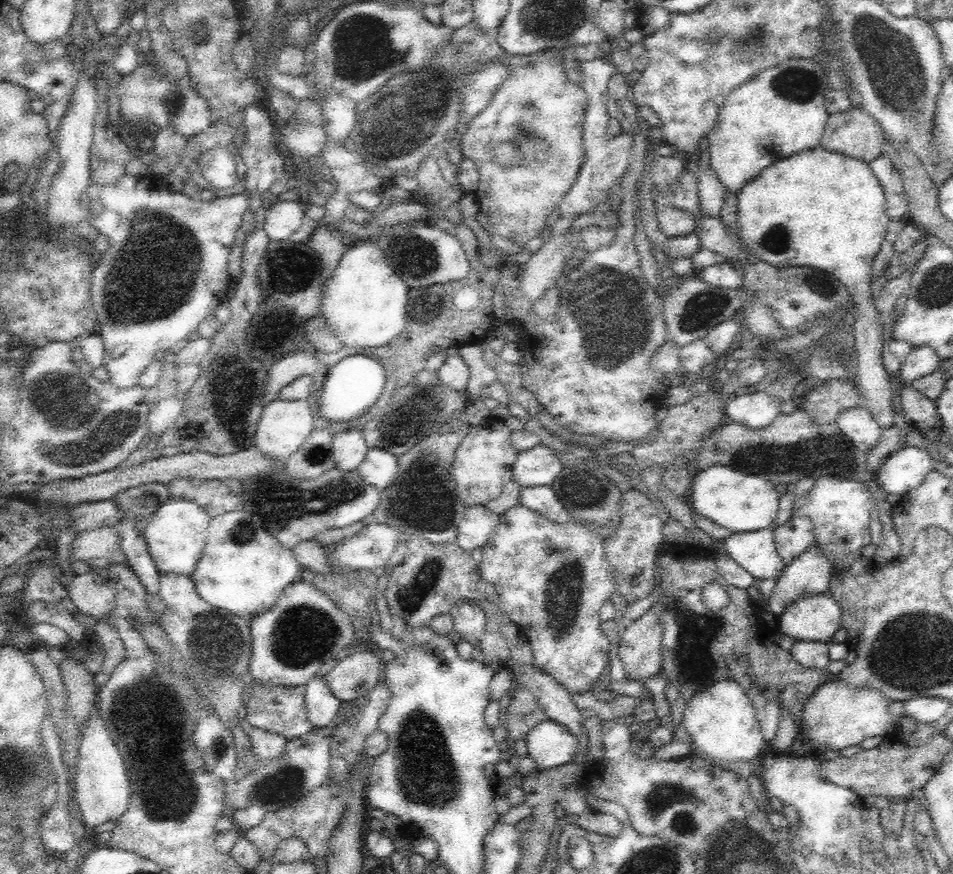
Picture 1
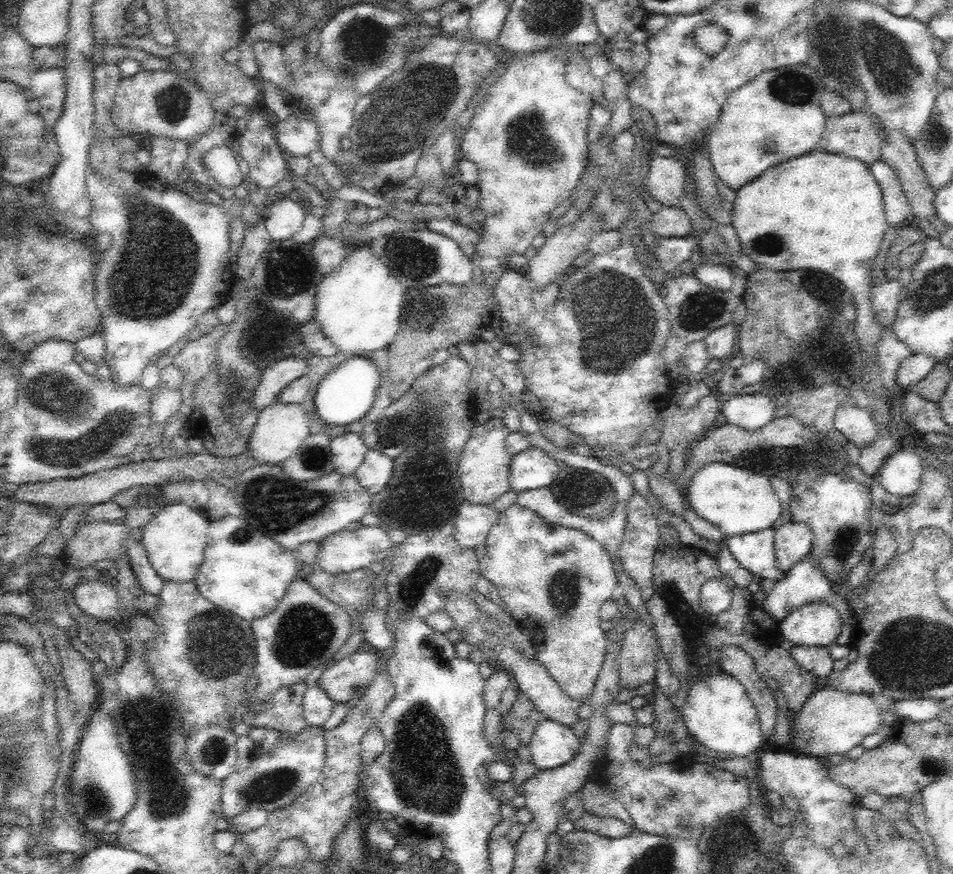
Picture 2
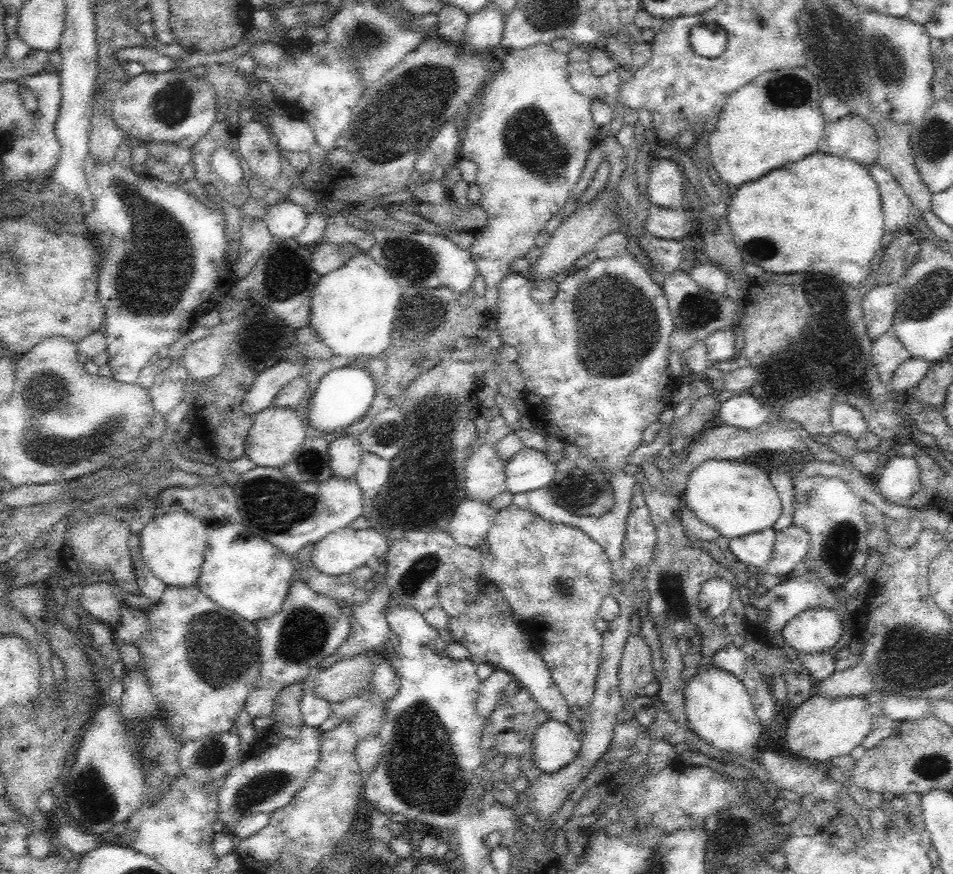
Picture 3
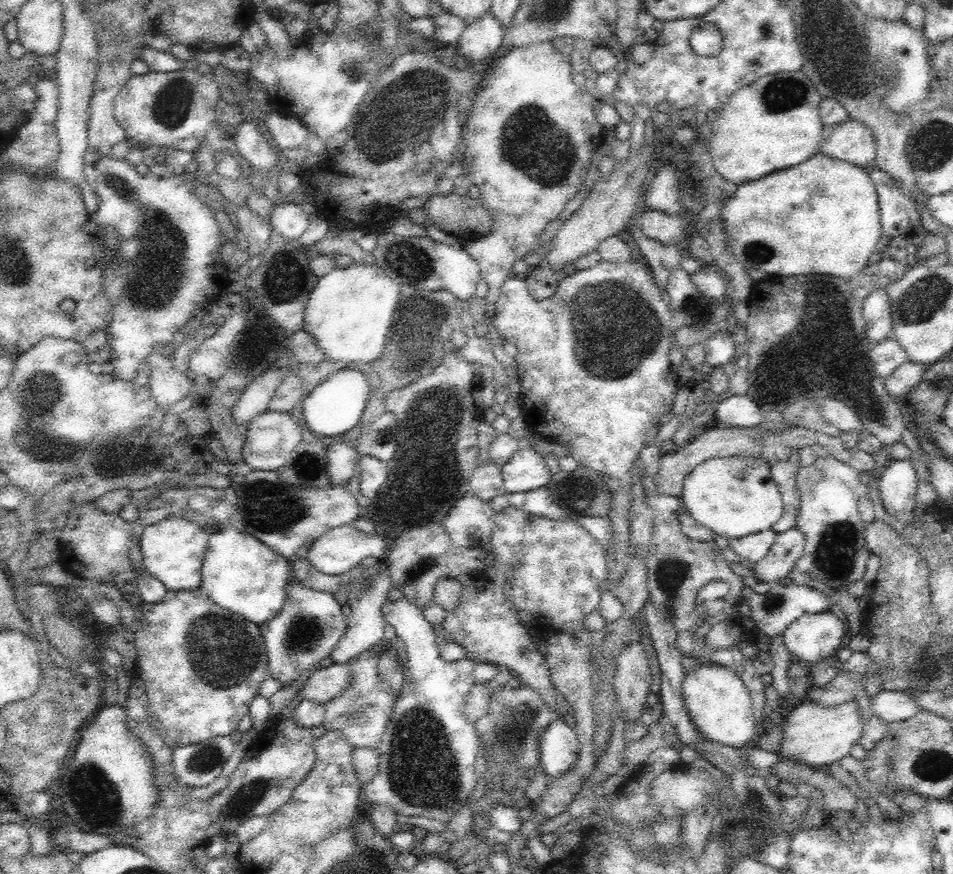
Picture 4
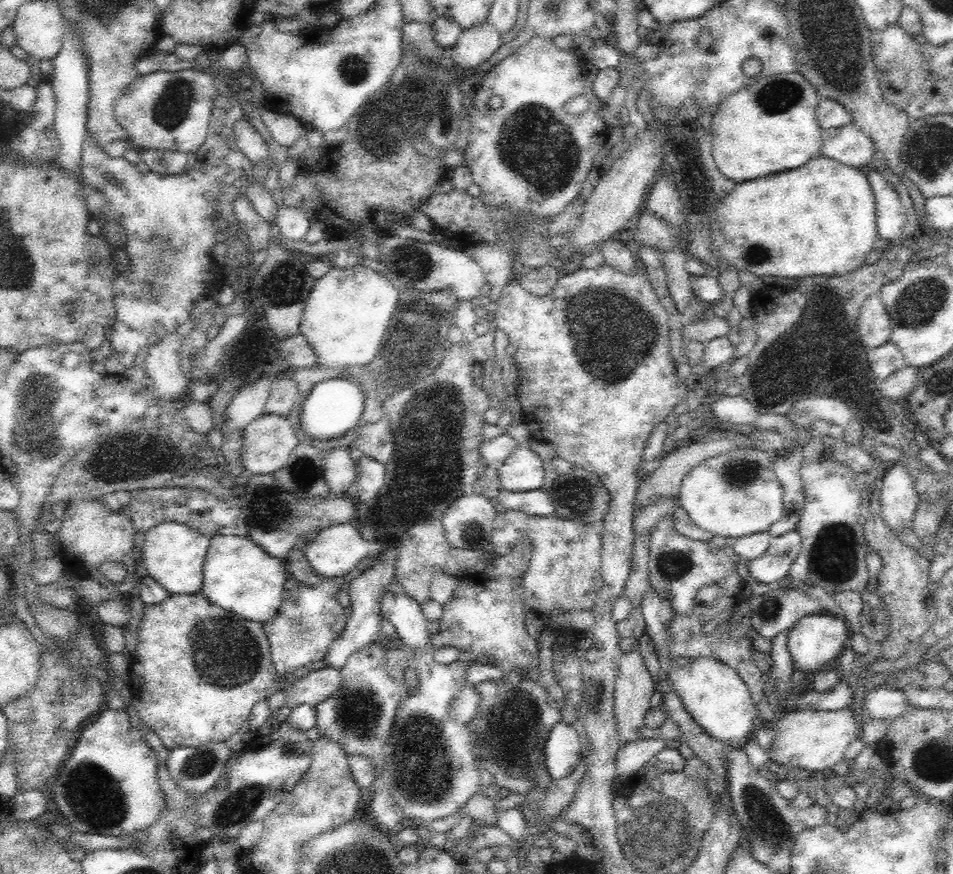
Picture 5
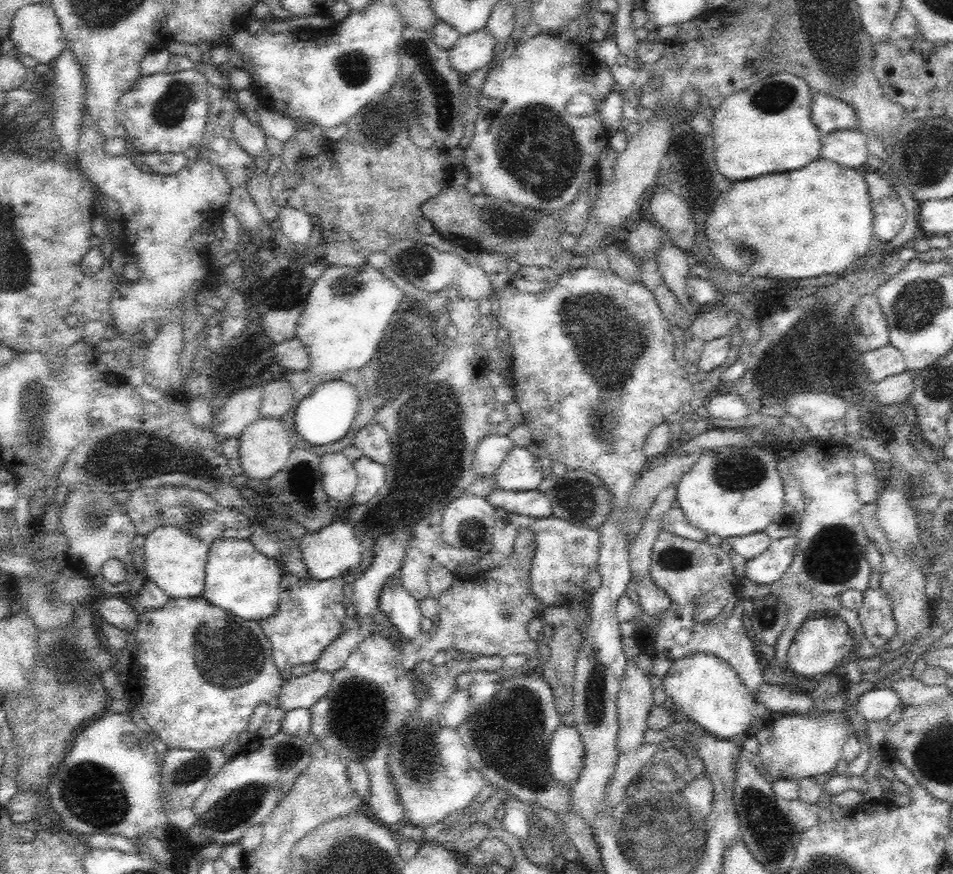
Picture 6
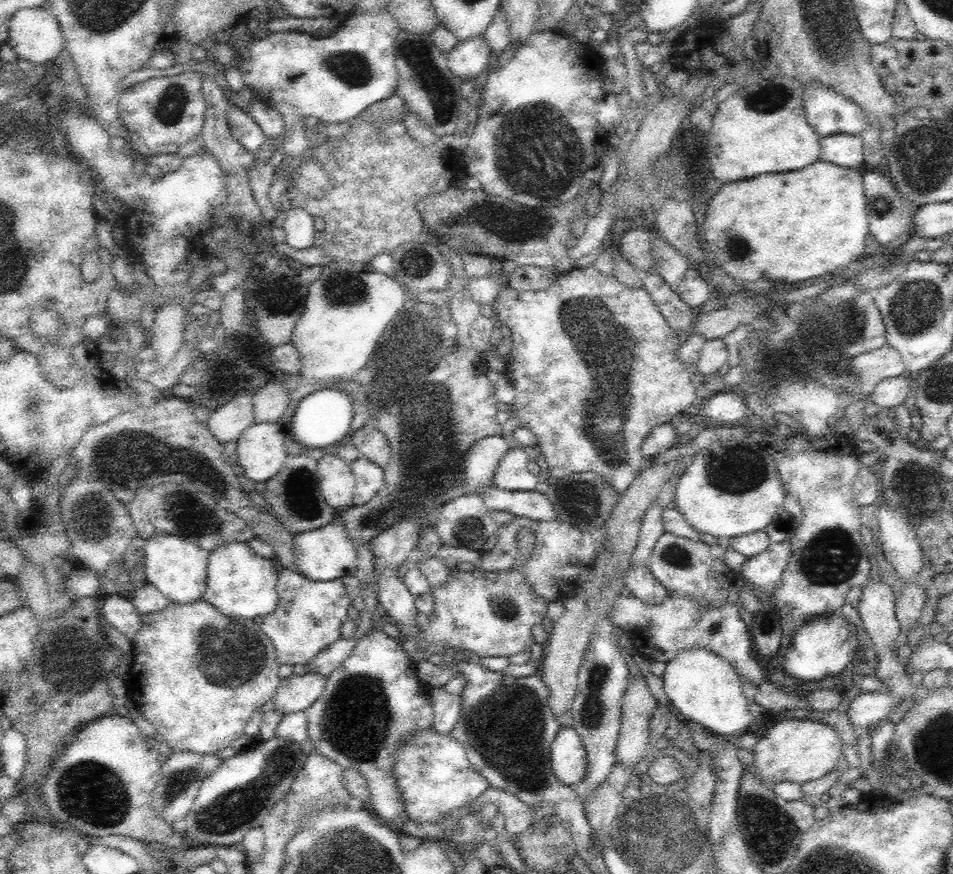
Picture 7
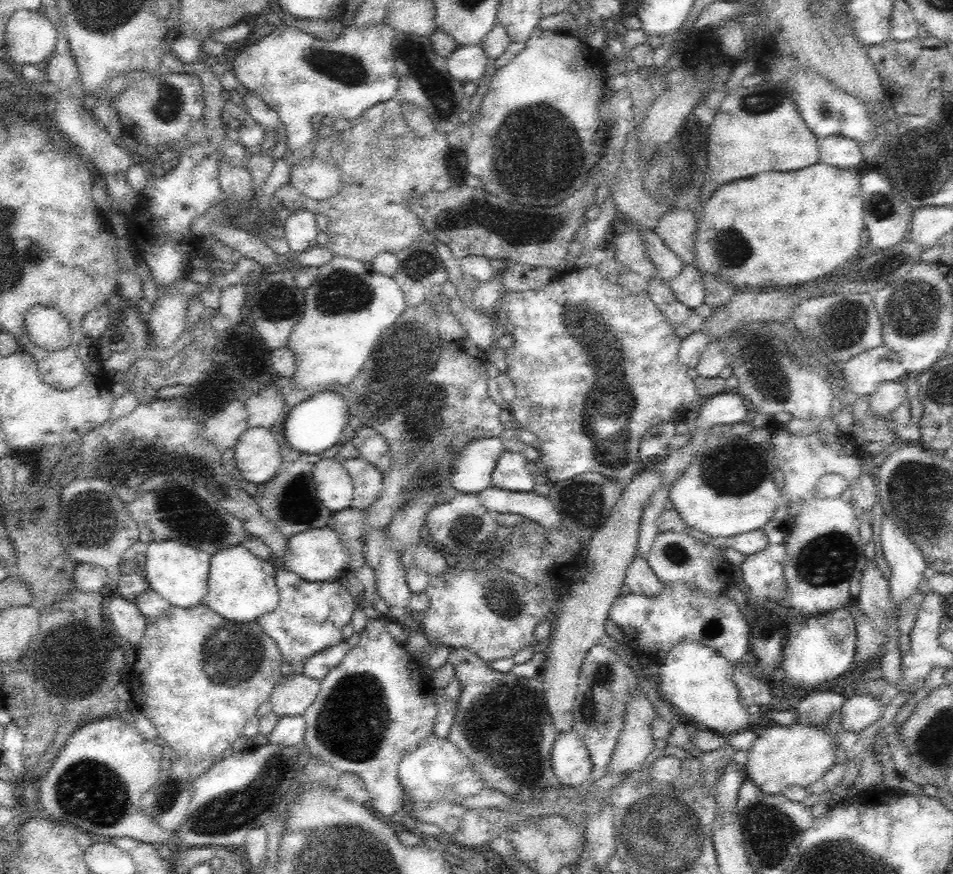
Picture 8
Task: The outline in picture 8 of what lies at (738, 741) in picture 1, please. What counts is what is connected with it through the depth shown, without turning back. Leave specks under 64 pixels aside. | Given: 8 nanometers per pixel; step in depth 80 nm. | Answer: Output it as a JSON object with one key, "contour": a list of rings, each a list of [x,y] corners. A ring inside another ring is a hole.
{"contour":[[[682,640],[682,642],[672,646],[670,652],[666,654],[666,658],[659,665],[656,690],[679,715],[691,717],[694,721],[704,724],[710,731],[724,736],[747,729],[750,726],[751,715],[744,704],[741,704],[738,688],[734,682],[732,674],[734,666],[726,658],[720,656],[717,650],[702,644],[699,640]]]}

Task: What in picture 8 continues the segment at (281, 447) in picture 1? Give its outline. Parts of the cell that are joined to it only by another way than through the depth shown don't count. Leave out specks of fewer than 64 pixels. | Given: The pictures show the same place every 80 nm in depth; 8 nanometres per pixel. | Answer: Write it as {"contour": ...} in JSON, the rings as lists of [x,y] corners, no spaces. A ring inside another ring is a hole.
{"contour":[[[248,427],[233,447],[242,478],[254,484],[267,483],[283,463],[280,446],[269,428]]]}

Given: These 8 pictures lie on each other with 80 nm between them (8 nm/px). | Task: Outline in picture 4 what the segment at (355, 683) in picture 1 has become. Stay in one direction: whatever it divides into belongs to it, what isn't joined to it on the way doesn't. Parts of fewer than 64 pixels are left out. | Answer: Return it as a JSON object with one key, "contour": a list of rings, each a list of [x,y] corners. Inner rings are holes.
{"contour":[[[332,663],[330,666],[317,667],[307,678],[302,690],[306,700],[326,705],[334,696],[340,694],[352,682],[350,663]]]}

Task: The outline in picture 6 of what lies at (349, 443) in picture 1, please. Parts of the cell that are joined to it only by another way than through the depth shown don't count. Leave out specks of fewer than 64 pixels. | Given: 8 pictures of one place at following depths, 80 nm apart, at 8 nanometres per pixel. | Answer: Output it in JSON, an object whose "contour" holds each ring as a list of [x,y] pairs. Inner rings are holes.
{"contour":[[[342,452],[324,454],[320,464],[322,487],[331,502],[350,500],[358,484],[358,477],[353,462]]]}

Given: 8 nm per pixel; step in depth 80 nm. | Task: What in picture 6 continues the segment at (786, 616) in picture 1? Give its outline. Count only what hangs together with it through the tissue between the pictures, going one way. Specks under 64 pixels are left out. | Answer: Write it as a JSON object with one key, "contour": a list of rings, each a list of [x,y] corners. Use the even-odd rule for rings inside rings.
{"contour":[[[839,617],[806,619],[787,650],[786,668],[792,674],[801,674],[808,678],[818,674],[825,677],[842,673],[848,655],[855,650],[855,641],[848,625]]]}

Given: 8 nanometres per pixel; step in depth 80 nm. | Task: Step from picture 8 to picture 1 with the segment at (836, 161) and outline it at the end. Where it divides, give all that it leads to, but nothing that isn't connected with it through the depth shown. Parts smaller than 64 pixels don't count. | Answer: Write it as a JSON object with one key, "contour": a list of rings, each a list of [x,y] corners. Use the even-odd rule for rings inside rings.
{"contour":[[[861,106],[829,114],[820,140],[822,148],[870,164],[882,155],[882,127]]]}

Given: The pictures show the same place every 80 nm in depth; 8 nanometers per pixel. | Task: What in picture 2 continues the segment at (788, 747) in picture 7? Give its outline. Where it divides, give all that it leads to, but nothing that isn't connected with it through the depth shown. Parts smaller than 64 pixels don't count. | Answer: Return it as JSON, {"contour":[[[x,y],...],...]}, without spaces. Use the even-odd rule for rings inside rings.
{"contour":[[[820,686],[815,693],[812,693],[807,702],[802,705],[800,711],[794,715],[791,726],[794,729],[790,735],[789,743],[792,748],[800,750],[802,754],[812,757],[825,756],[831,754],[845,754],[852,748],[861,745],[866,736],[874,734],[883,725],[883,707],[879,706],[874,697],[864,692],[844,692],[830,687]]]}

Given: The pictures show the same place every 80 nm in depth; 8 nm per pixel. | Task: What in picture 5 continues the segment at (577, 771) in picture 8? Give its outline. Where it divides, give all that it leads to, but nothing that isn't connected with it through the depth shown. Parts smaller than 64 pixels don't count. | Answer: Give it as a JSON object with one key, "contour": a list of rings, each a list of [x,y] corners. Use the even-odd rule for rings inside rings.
{"contour":[[[560,722],[552,728],[544,746],[546,771],[553,780],[570,776],[580,764],[583,742],[580,734],[571,725]]]}

